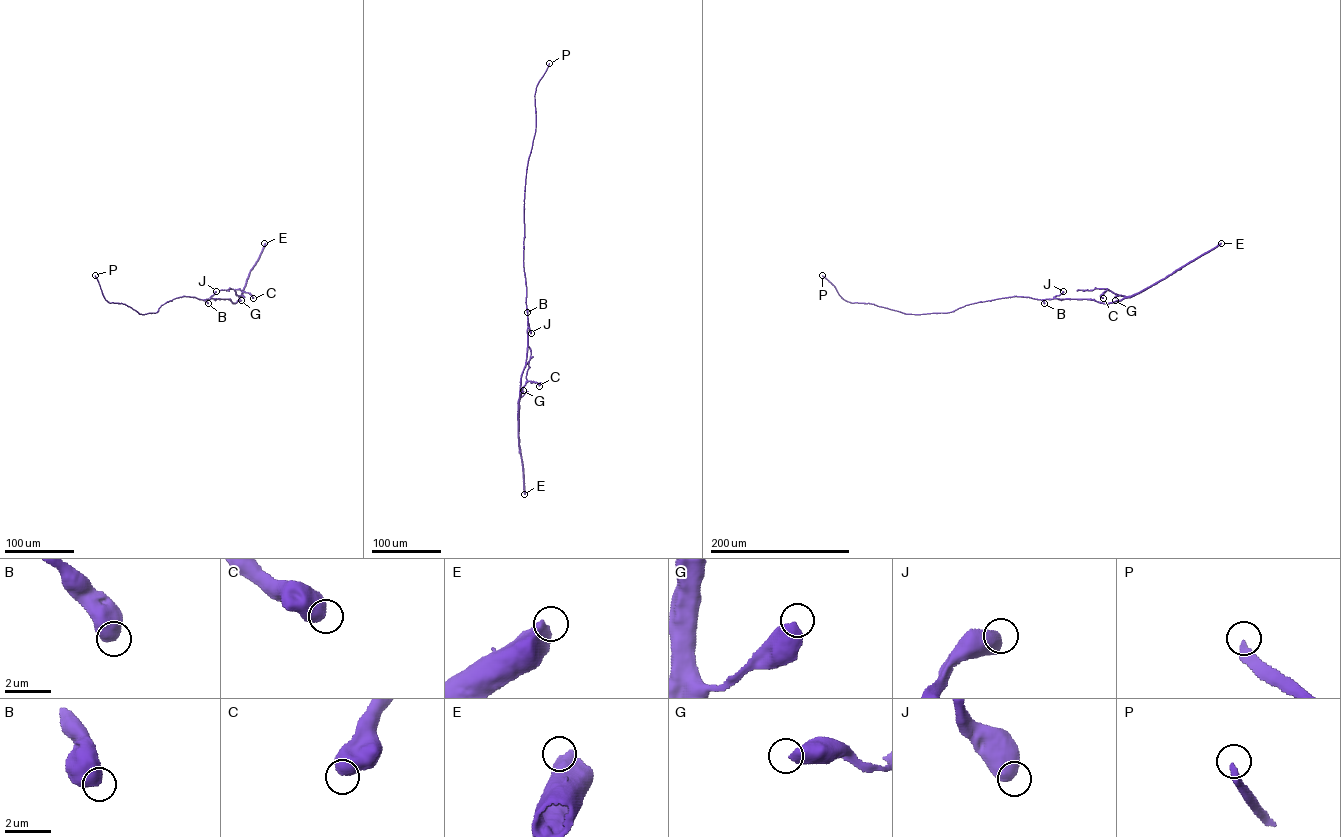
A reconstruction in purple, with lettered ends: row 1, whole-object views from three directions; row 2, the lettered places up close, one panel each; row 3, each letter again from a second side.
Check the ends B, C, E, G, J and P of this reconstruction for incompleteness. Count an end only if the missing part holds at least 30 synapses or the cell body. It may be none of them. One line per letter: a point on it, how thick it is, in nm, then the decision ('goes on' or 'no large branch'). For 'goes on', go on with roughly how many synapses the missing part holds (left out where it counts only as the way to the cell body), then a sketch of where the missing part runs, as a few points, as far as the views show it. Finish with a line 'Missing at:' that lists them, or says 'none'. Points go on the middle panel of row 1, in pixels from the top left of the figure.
B: (527, 312) | 650 nm | no large branch
C: (539, 386) | 750 nm | no large branch
E: (524, 494) | 600 nm | no large branch
G: (523, 390) | 550 nm | no large branch
J: (531, 333) | 650 nm | no large branch
P: (549, 63) | 320 nm | goes on | 60 syn | (549, 63), (561, 35), (562, 23), (557, 17)
Missing at: P

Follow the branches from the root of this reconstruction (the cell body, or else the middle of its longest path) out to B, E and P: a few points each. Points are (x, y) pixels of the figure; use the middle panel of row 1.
B: (526, 282), (527, 312)
E: (526, 282), (527, 355), (521, 375), (517, 415), (524, 494)
P: (526, 282), (523, 258), (526, 171), (535, 132), (536, 89), (549, 63)

